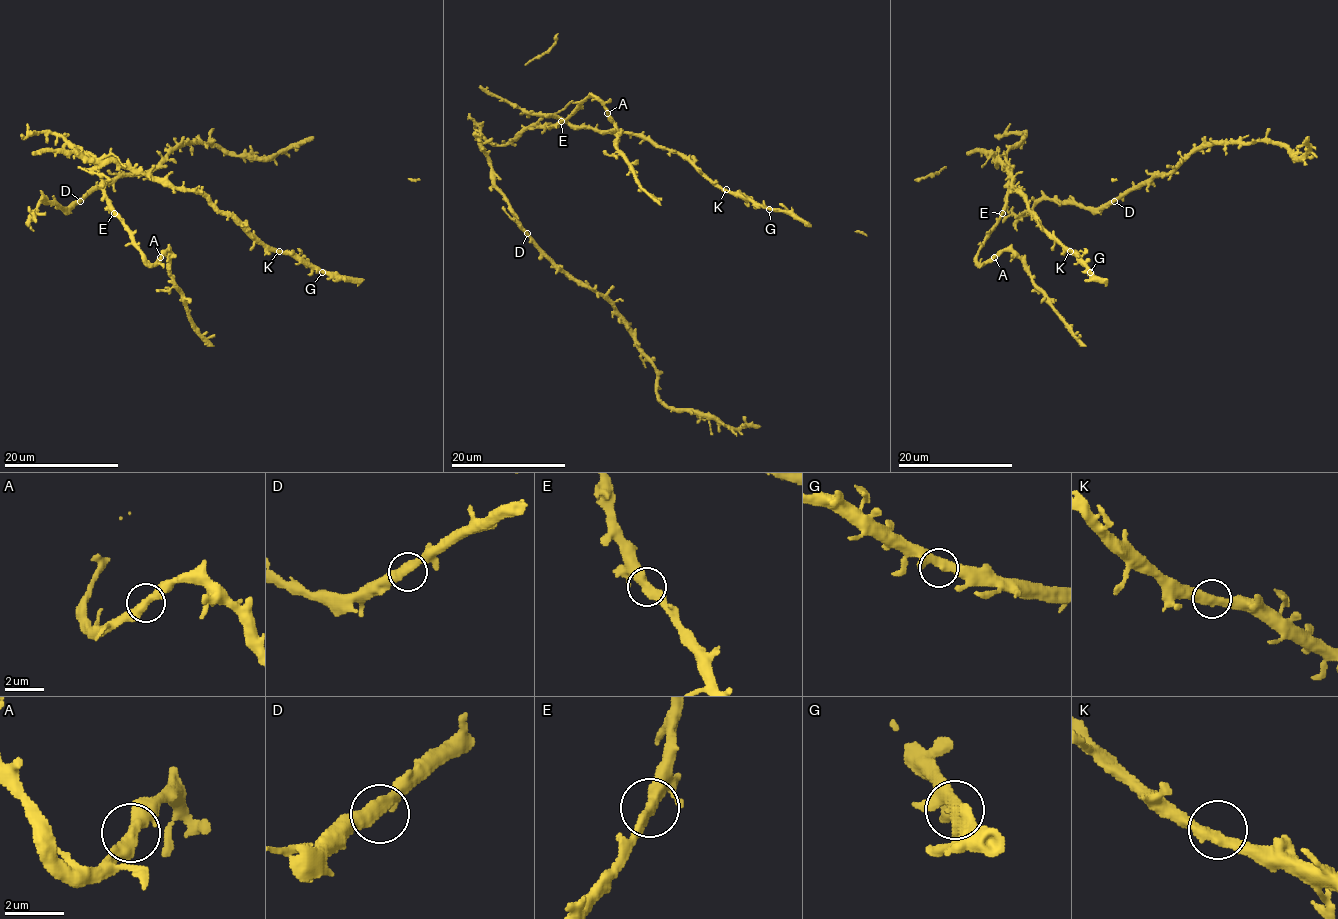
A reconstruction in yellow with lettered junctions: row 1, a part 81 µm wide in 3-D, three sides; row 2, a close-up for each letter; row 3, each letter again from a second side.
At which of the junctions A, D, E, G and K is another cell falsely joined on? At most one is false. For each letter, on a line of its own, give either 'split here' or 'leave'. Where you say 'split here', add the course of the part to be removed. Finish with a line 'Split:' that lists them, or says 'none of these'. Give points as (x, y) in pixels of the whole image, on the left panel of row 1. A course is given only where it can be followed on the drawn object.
A: leave
D: leave
E: leave
G: leave
K: leave
Split: none of these

